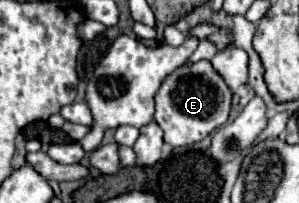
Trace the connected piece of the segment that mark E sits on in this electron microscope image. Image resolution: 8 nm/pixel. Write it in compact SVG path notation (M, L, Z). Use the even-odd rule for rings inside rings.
M198 61L194 65L178 67L156 93L156 123L164 131L164 141L172 147L192 145L210 135L216 127L228 121L232 91L224 79L214 71L210 61Z

